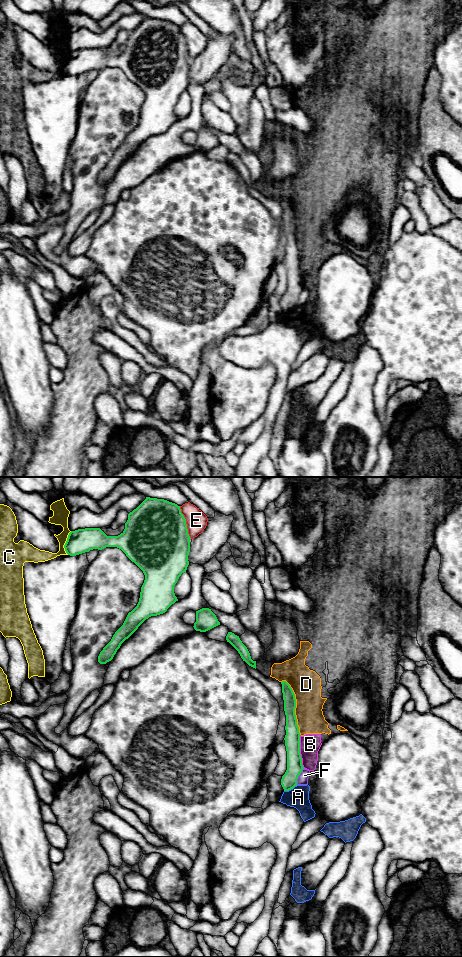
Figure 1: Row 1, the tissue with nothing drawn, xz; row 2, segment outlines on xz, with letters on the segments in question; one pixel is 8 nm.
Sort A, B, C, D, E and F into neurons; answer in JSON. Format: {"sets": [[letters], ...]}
{"sets": [["A", "B", "D"], ["C"], ["E"], ["F"]]}

